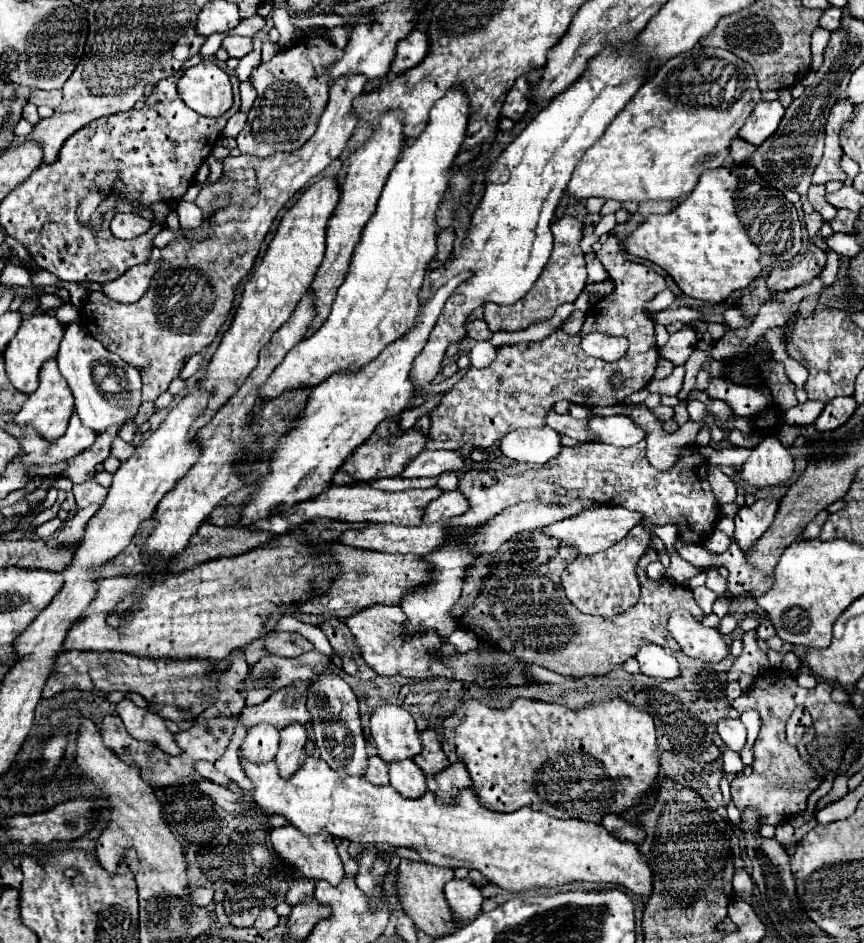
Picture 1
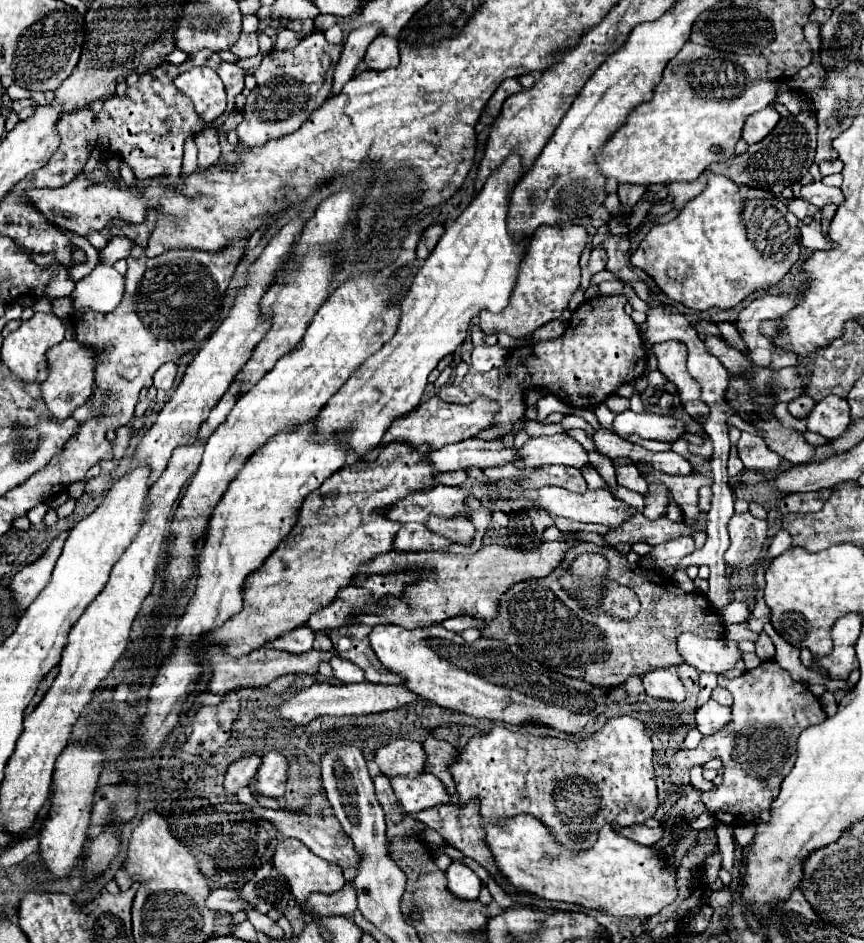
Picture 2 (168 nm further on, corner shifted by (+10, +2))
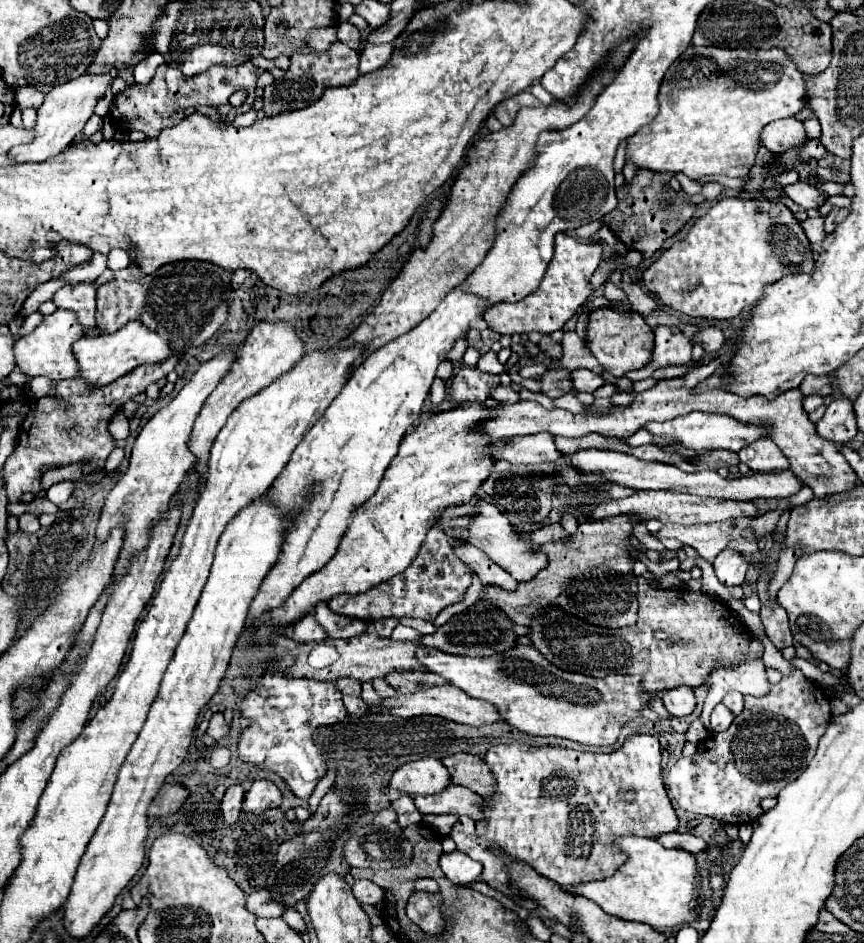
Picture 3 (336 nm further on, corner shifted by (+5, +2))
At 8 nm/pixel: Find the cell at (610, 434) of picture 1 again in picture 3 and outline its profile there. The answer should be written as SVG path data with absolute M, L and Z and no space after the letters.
M693 411L675 419L669 419L665 423L647 423L647 431L653 433L655 439L665 441L665 443L679 443L681 447L693 449L693 451L713 451L713 449L731 449L731 451L741 451L747 443L753 443L755 439L763 437L765 431L761 427L755 427L751 423L741 423L729 415L717 415L717 413L701 413Z

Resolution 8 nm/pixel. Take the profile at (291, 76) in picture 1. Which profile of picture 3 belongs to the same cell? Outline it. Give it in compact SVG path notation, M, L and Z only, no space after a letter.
M335 41L327 51L313 51L313 53L293 53L291 65L285 71L285 77L281 81L275 81L271 87L263 89L263 113L265 117L275 117L281 113L291 113L297 109L303 109L323 95L325 89L333 87L345 87L357 81L359 77L359 53L341 41Z

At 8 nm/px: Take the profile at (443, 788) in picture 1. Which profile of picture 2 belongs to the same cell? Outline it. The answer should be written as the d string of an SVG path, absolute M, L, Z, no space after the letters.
M470 801L466 807L460 809L460 805L438 805L438 807L430 807L430 809L424 809L420 813L416 813L416 819L422 821L426 827L438 831L452 847L456 847L458 851L464 853L464 857L470 857L474 861L478 861L486 871L488 875L506 891L506 893L526 893L524 889L516 889L512 885L506 883L504 875L500 875L500 869L496 867L496 861L492 859L492 853L488 849L488 843L486 843L486 829L484 829L484 821L480 817L480 807L474 805L474 801Z

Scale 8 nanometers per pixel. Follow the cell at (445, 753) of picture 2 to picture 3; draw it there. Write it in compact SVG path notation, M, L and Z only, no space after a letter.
M455 753L443 757L441 761L451 775L451 783L463 785L481 797L493 795L495 779L485 761L481 761L481 757L471 753Z

